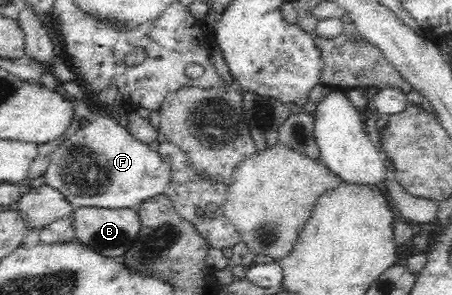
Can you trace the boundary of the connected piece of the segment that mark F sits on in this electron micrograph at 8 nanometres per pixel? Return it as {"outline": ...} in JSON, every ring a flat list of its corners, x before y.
{"outline":[[71,97,69,100,74,106,74,112,78,117,87,120,88,124,60,140,50,155,48,166,39,183,58,191,70,205,72,213,82,207,137,208,138,204,166,190,172,176,170,159,160,156,155,146,144,144,144,141,133,137,118,120,92,112,84,101,76,101]]}

